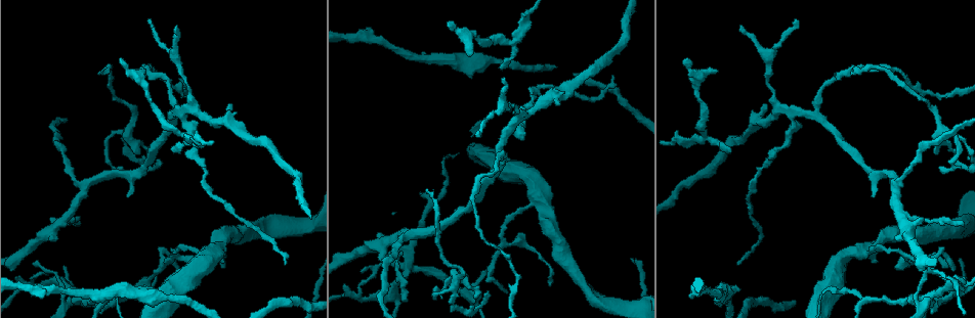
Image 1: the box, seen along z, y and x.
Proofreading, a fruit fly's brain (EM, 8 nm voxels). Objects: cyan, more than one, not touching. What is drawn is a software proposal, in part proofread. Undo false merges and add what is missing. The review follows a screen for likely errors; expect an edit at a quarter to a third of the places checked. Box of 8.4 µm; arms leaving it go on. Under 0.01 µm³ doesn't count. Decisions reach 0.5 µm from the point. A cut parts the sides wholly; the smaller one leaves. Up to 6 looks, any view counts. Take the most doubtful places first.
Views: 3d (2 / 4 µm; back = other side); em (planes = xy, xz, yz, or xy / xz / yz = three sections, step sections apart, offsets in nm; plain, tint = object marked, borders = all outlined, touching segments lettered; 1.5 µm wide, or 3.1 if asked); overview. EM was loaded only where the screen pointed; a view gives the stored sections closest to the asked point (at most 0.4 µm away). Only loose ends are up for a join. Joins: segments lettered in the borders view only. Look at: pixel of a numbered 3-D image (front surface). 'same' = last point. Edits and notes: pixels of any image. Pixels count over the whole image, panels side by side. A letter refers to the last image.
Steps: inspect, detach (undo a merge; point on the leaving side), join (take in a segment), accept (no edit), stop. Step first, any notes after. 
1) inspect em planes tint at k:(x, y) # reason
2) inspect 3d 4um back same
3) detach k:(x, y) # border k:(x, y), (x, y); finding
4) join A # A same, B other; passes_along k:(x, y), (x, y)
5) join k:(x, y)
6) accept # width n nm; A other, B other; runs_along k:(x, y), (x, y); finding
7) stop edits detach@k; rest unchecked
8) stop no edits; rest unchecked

inspect em planes borders at 1:(822, 295) # sharp bend

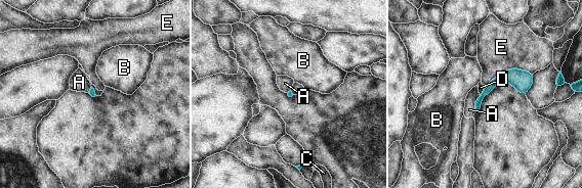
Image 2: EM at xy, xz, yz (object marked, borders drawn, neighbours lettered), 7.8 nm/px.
accept # longest_contact E 240 nm; A other, B other, C other, D other, E other; border 2:(480, 95), (475, 101), (475, 110); continuous, no second cell

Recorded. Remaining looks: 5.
inspect 3d 2um at 1:(541, 203) # sudden change in width

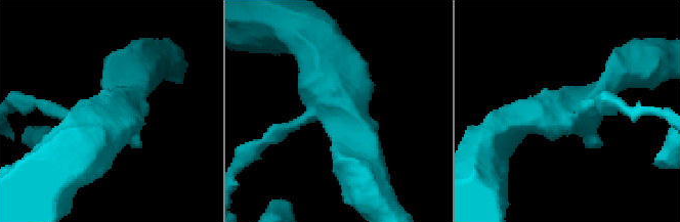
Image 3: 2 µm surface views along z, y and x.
inspect em planes tint at 3:(334, 108)

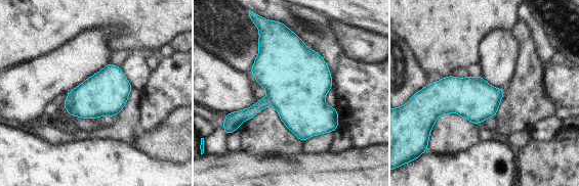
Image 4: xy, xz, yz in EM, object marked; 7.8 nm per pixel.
inspect em planes borders same

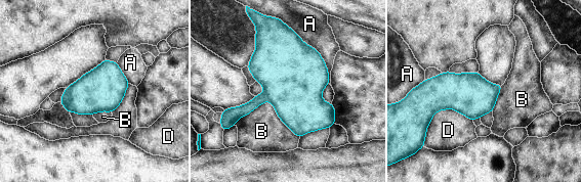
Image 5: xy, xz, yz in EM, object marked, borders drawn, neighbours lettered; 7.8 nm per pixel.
detach 5:(65, 99) # A other, B other, D other; part_leaving 5:(264, 98), (231, 114); a second cell is stuck on

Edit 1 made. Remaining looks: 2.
stop edits detach@5; rest unchecked

